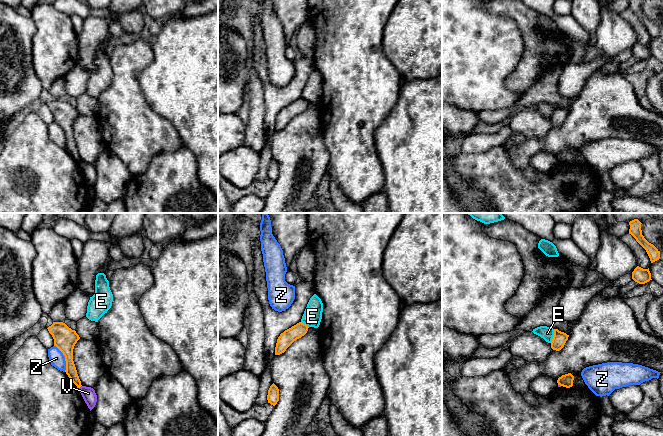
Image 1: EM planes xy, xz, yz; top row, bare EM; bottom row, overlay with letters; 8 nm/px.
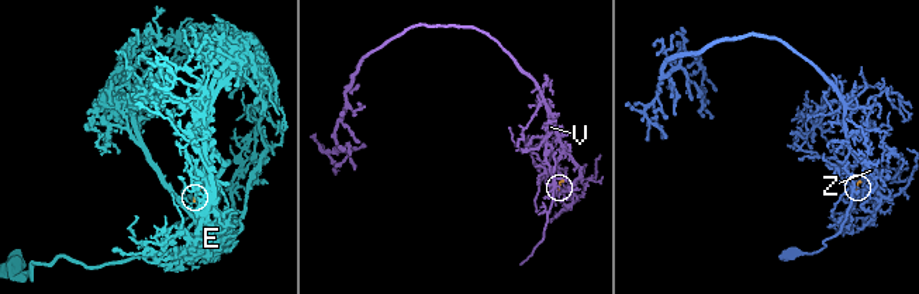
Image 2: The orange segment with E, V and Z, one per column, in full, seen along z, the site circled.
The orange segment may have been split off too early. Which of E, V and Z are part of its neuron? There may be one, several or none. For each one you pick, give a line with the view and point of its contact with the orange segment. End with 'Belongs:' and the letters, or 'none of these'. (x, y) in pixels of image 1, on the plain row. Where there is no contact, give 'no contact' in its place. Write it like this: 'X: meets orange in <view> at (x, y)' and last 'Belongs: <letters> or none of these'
Belongs: none of these

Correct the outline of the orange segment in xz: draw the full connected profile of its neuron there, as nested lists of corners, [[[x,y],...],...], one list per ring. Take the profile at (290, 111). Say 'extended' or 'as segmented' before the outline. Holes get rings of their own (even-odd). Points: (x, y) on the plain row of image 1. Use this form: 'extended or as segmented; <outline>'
as segmented; [[[302,98],[297,99],[291,104],[285,106],[277,115],[275,131],[280,131],[297,115],[304,112],[308,107],[308,102]]]

